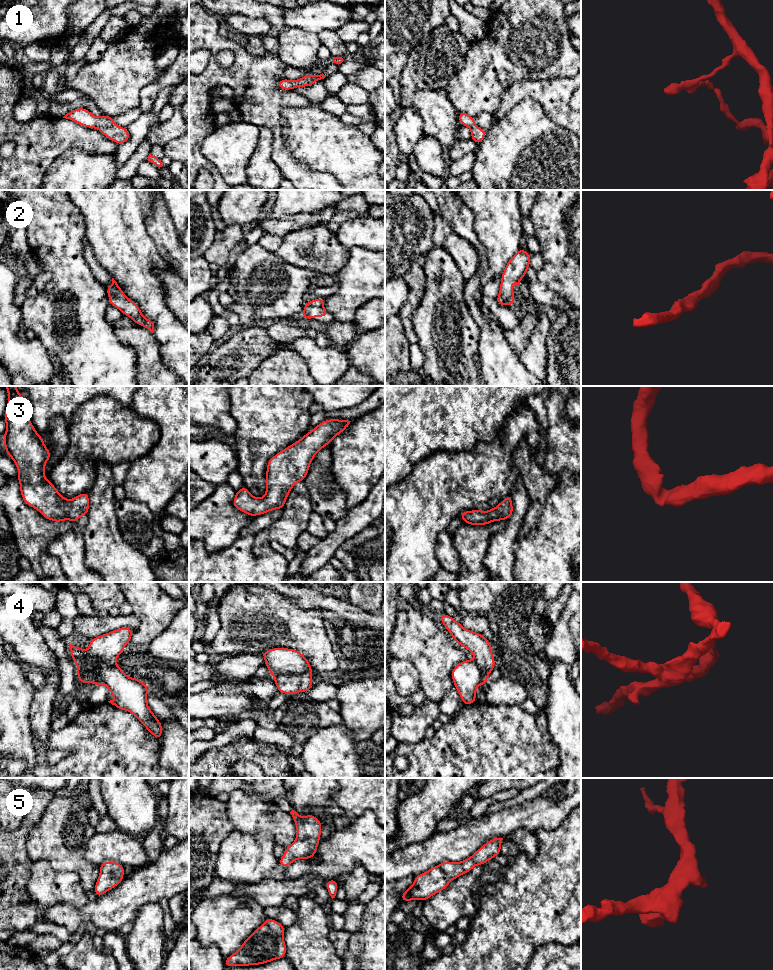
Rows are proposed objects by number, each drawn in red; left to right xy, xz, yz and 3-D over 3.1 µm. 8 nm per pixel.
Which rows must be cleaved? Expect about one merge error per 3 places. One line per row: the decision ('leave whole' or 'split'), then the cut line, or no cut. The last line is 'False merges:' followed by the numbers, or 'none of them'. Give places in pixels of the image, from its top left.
1: split; cut xy (114, 124), (98, 129)
2: leave whole; cut none
3: leave whole; cut none
4: split; cut xz (311, 672), (303, 674), (275, 674), (273, 676)
5: leave whole; cut none
False merges: 1, 4

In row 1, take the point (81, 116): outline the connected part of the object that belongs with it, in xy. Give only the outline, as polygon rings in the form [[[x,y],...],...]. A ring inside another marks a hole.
[[[82,107],[71,110],[63,118],[70,119],[87,128],[99,129],[101,127],[110,127],[115,125],[113,117],[108,115],[96,117],[88,109]]]

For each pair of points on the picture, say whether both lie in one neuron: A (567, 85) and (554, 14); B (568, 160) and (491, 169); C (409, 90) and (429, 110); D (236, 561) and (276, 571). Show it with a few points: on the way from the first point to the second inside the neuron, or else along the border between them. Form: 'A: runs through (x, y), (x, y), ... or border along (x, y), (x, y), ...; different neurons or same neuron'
A: border along (570, 76), (542, 80); different neurons
B: runs through (549, 169), (510, 169); same neuron
C: border along (436, 89), (418, 89), (412, 97), (411, 104); different neurons
D: runs through (246, 571), (266, 571); same neuron

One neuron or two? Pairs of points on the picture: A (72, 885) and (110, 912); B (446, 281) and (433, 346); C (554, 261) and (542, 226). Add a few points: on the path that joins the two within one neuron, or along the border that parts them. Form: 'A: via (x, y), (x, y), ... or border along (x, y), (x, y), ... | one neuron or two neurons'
A: border along (89, 901), (83, 906), (73, 906), (65, 903) | two neurons
B: via (444, 297), (442, 326), (440, 330) | one neuron
C: via (554, 252), (554, 238), (551, 235) | one neuron

